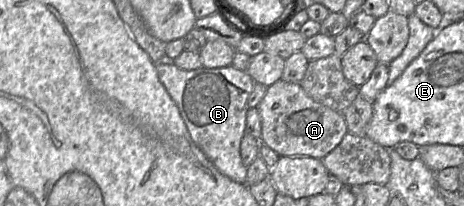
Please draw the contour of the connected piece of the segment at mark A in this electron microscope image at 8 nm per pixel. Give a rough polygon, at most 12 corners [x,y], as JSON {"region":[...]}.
{"region":[[300,83],[267,87],[261,143],[324,158],[348,132],[342,113]]}

